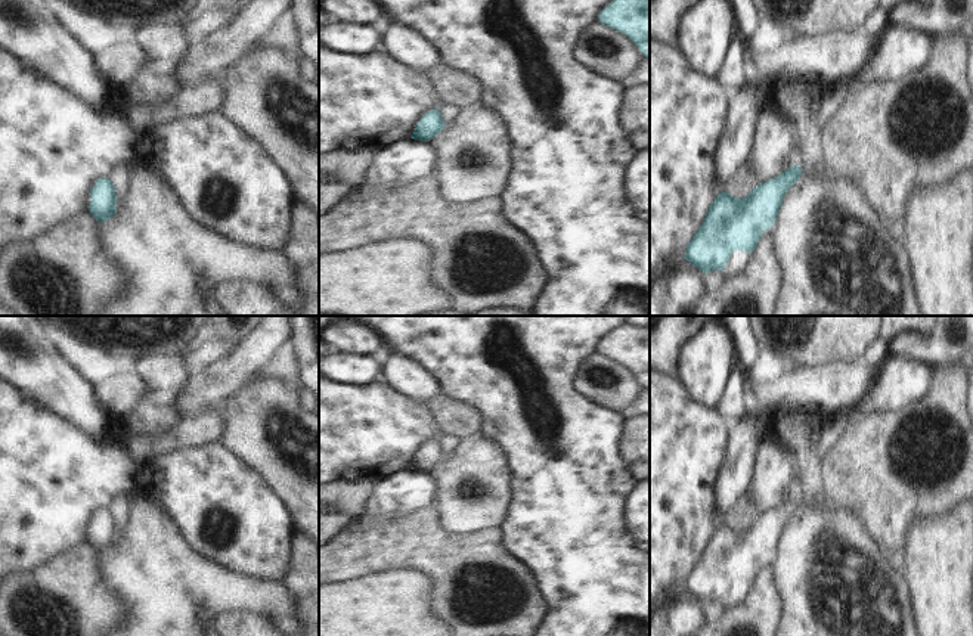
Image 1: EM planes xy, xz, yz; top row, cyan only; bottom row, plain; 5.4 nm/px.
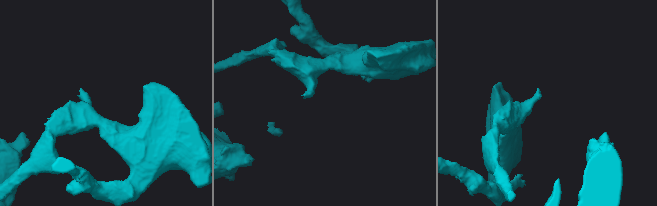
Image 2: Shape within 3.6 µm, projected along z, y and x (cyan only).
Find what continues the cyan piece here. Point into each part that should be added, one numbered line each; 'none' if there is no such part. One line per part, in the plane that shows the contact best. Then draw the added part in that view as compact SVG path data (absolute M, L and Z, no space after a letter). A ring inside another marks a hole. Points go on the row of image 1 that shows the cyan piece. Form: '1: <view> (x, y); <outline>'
none

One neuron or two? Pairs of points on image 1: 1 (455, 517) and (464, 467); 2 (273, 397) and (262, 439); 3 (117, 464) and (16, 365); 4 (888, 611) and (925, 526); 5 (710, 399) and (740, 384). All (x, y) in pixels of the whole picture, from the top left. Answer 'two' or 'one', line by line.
1: one
2: one
3: two
4: two
5: two

